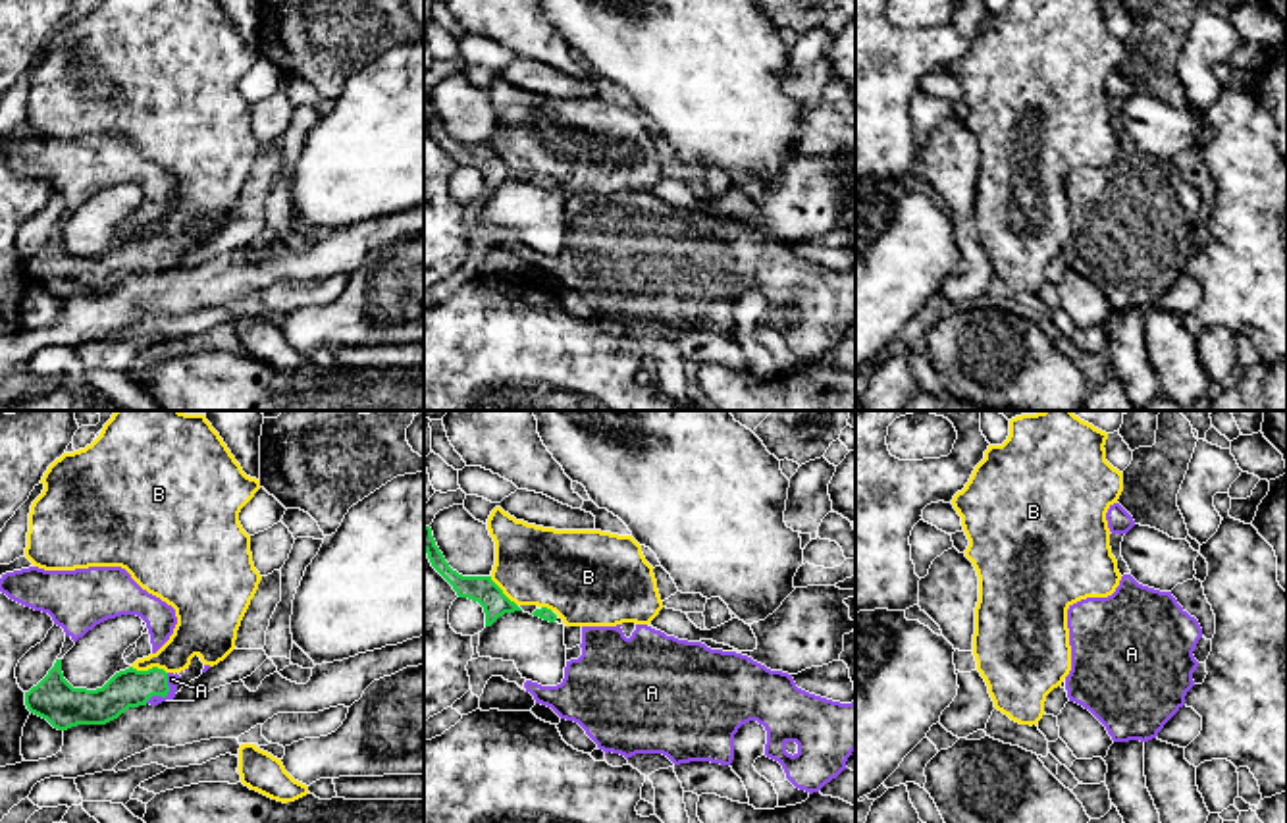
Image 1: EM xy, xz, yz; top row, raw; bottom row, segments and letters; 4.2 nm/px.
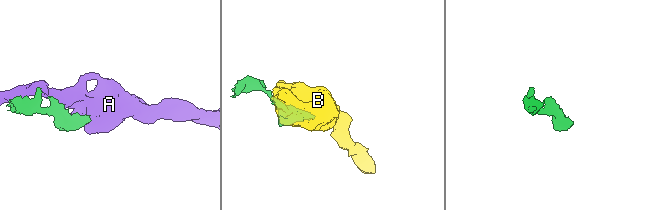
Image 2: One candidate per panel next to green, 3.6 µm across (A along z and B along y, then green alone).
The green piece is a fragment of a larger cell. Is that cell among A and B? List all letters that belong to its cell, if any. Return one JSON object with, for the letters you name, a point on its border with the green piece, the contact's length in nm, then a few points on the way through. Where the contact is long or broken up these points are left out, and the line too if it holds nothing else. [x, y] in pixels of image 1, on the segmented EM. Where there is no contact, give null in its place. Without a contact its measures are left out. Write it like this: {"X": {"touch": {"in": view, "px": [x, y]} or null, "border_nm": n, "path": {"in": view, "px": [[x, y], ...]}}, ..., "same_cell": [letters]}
{"A": {"touch": {"in": "xy", "px": [166, 694]}, "border_nm": 160}, "same_cell": ["A"]}

